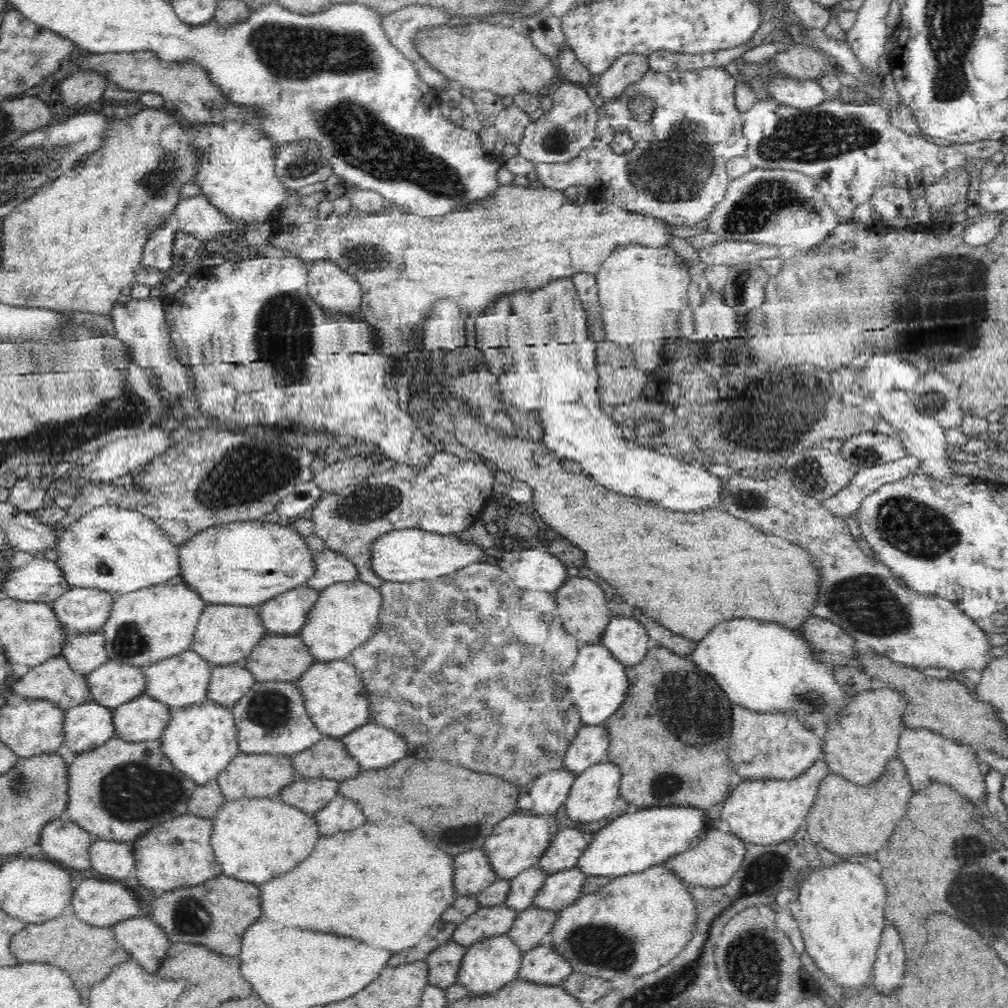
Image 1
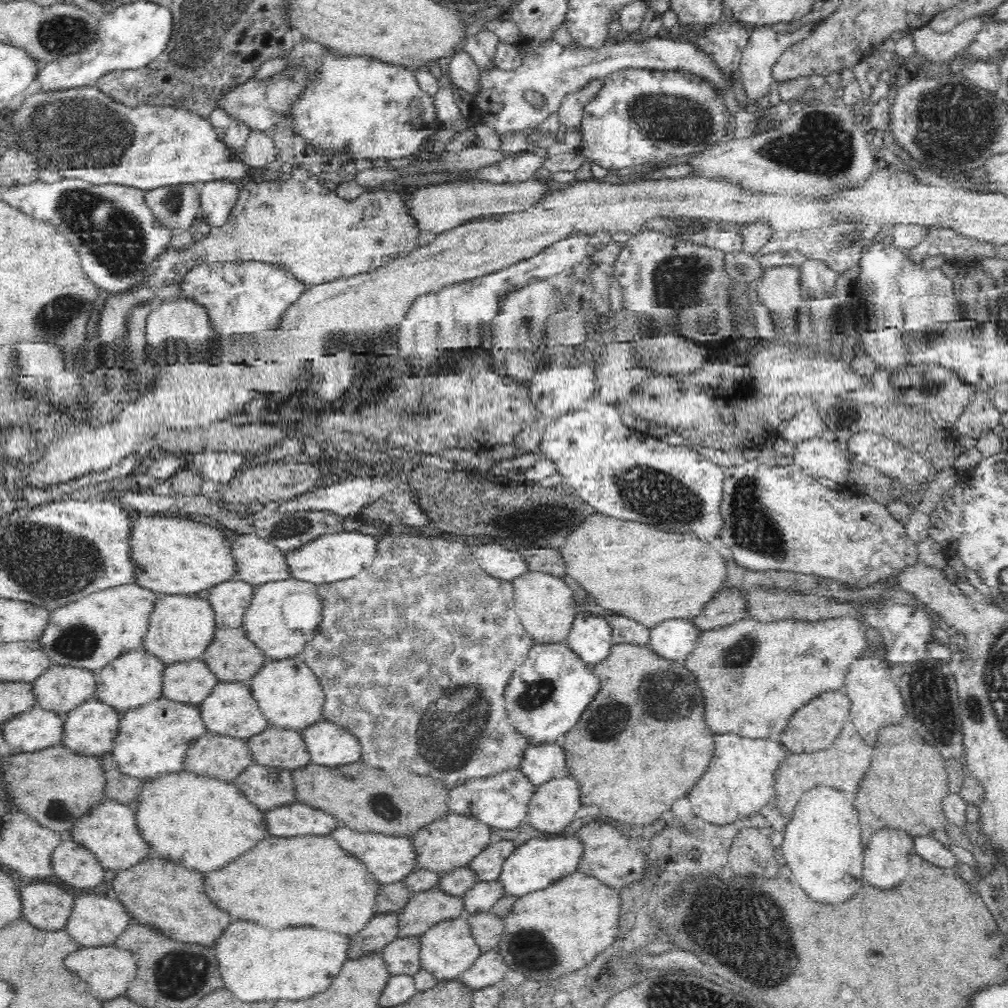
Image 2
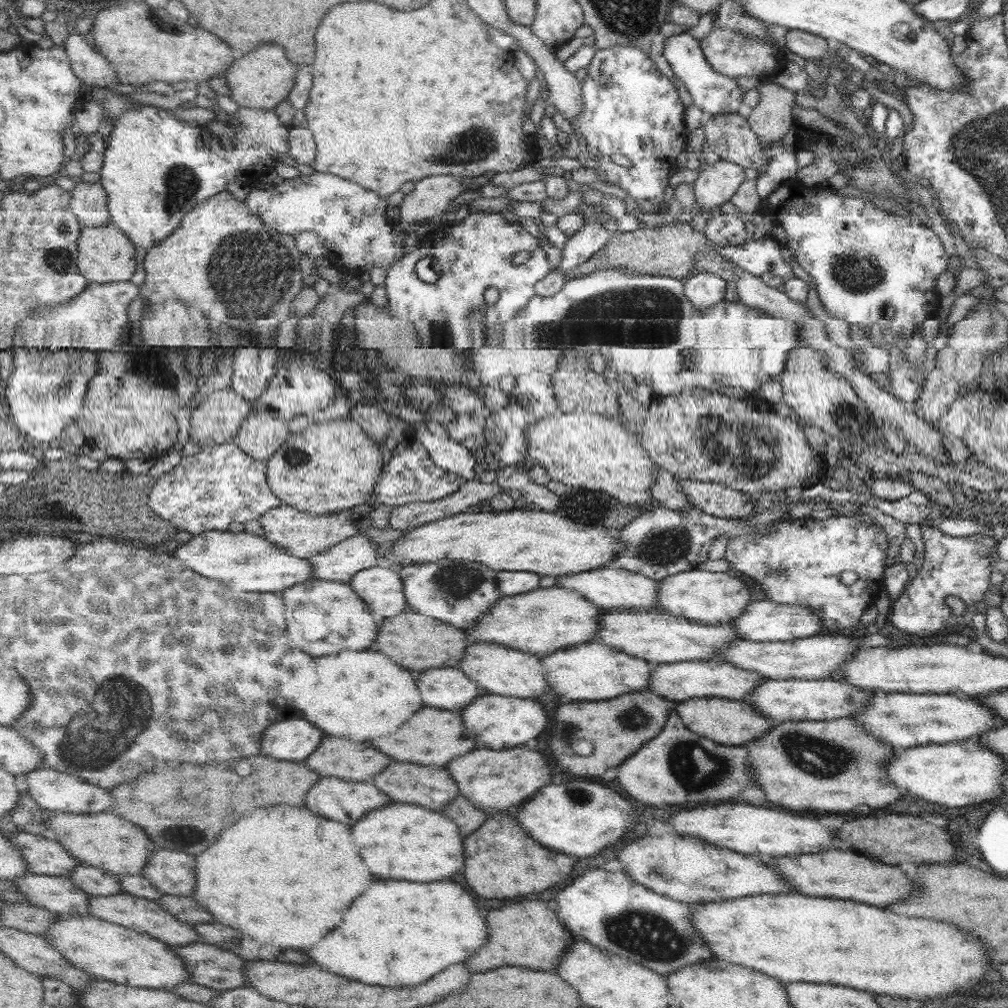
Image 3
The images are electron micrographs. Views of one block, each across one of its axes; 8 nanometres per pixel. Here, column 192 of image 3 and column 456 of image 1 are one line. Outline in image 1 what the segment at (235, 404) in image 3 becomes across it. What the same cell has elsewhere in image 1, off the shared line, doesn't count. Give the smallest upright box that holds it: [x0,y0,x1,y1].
[454,404,819,642]

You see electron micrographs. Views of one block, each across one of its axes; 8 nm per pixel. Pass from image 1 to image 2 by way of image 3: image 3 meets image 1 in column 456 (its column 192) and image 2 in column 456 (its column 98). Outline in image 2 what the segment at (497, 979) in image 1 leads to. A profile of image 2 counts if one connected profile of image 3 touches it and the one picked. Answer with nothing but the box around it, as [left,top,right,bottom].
[418,916,482,981]

